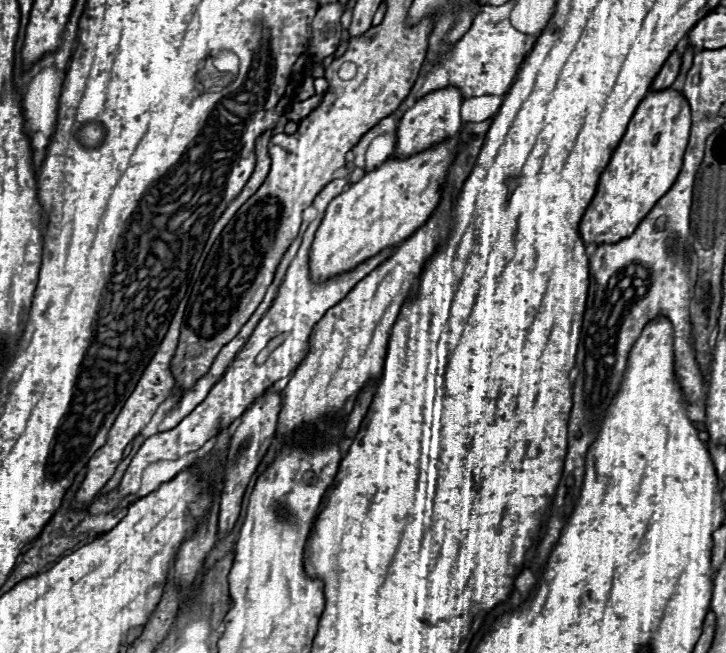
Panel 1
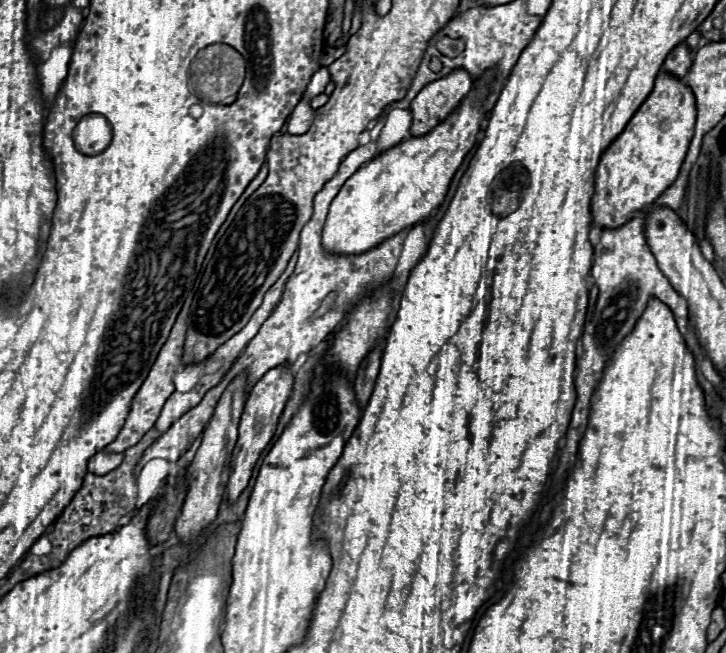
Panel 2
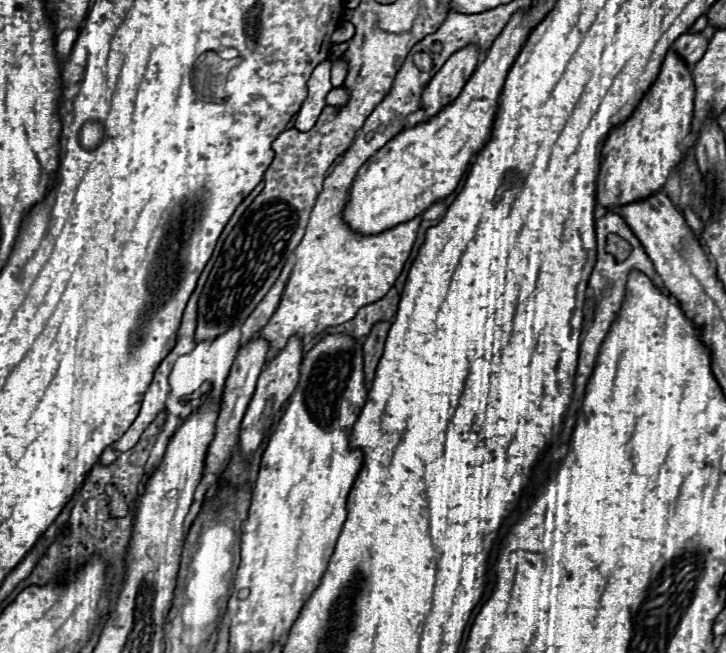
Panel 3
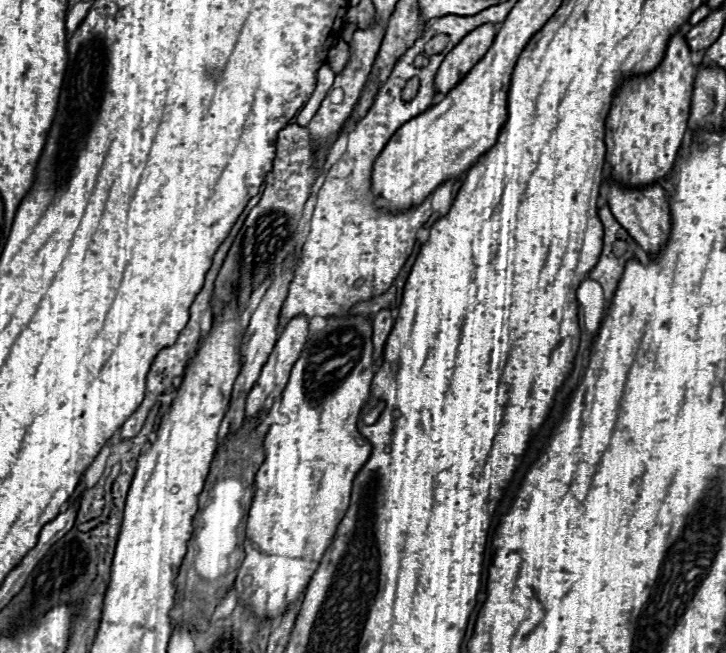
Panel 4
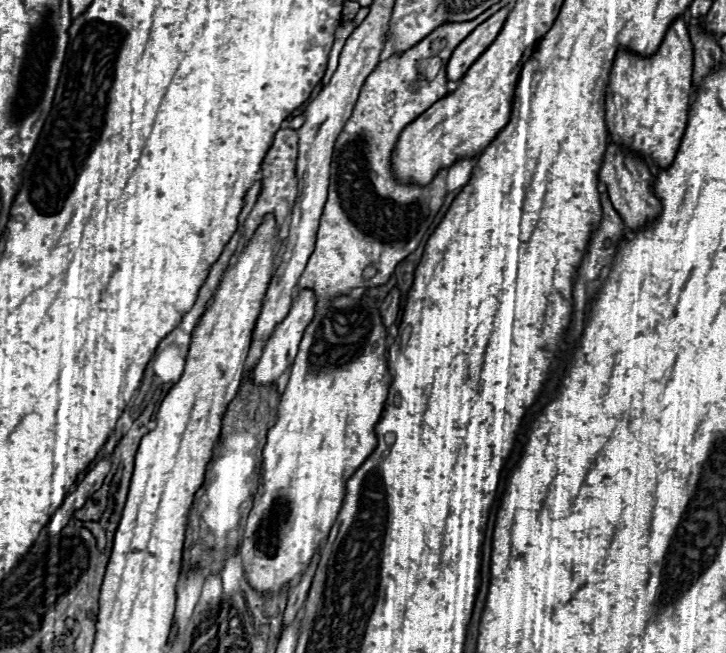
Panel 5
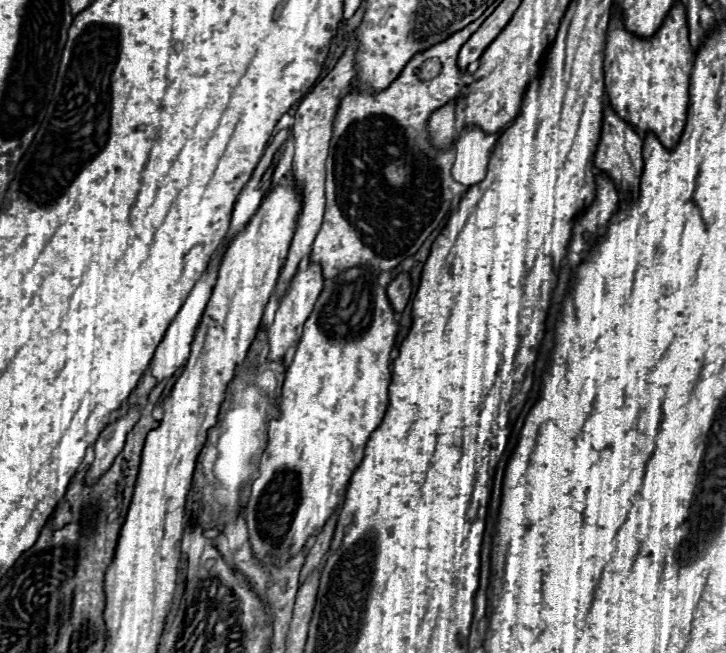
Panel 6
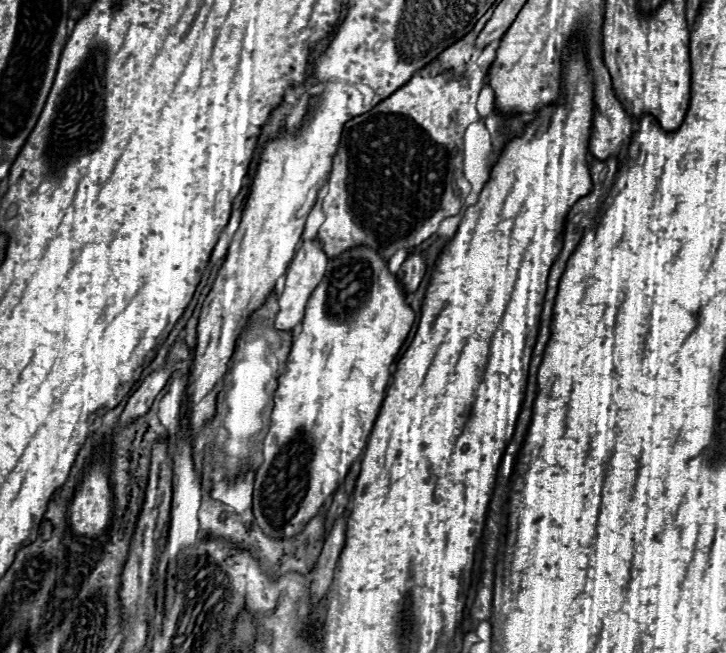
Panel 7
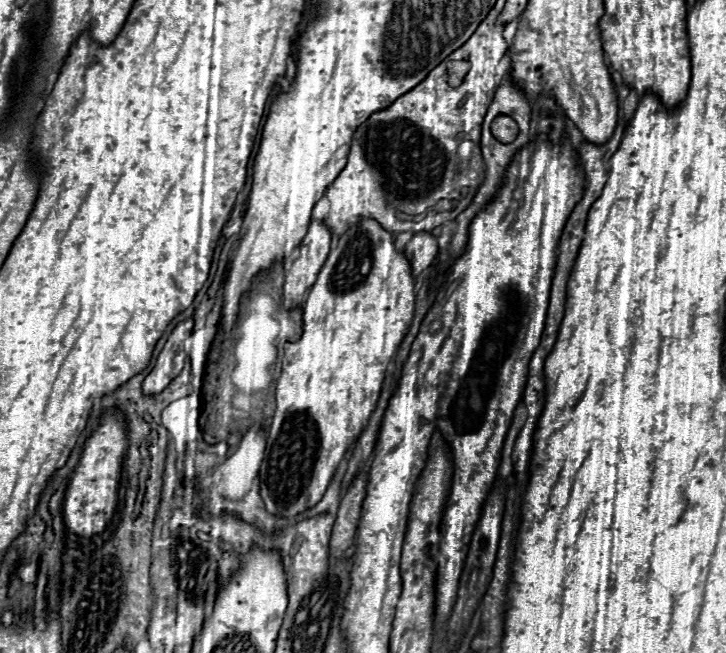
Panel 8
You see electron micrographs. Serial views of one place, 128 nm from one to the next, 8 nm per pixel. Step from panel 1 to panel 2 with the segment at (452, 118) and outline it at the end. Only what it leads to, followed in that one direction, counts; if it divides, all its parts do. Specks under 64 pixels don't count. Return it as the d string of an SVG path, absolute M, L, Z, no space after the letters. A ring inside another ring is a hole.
M464 68L452 70L448 76L426 84L412 100L412 136L430 132L436 124L446 120L460 104L460 100L472 90L472 76Z

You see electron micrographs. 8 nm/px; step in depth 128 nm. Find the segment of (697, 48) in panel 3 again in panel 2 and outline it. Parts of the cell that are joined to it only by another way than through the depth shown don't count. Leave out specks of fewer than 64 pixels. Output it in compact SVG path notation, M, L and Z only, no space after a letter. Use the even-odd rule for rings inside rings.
M686 42L678 44L678 46L668 54L668 58L666 58L666 62L664 62L664 70L670 72L670 74L674 74L674 76L678 76L678 78L686 76L688 70L690 70L690 66L692 66L692 52L690 52L690 48L688 48Z

